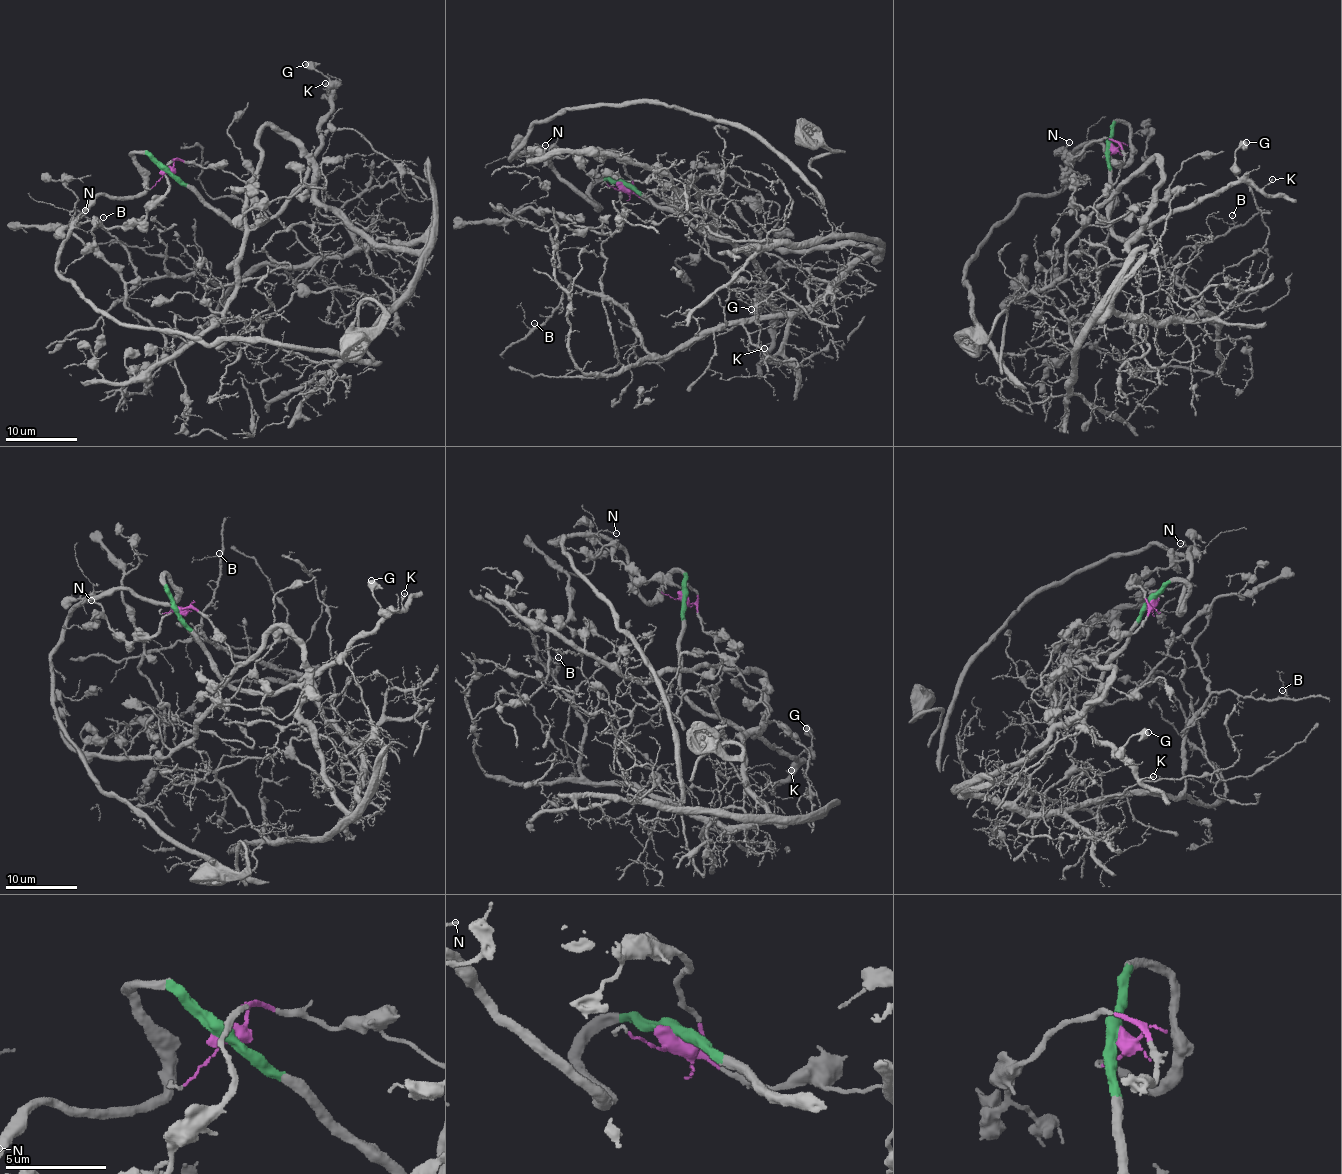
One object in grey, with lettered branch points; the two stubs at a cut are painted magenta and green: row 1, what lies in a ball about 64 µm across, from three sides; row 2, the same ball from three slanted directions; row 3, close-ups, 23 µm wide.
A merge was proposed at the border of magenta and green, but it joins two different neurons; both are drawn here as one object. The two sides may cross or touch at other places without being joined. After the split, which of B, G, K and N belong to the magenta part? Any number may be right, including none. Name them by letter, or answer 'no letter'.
B

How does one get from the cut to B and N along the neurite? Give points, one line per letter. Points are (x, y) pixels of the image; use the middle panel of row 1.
B: (622, 185), (699, 206), (754, 249), (870, 249), (804, 307), (668, 355), (571, 285), (535, 324)
N: (622, 185), (604, 180), (591, 189), (595, 209), (568, 187), (553, 162), (531, 149), (535, 143), (545, 145)

